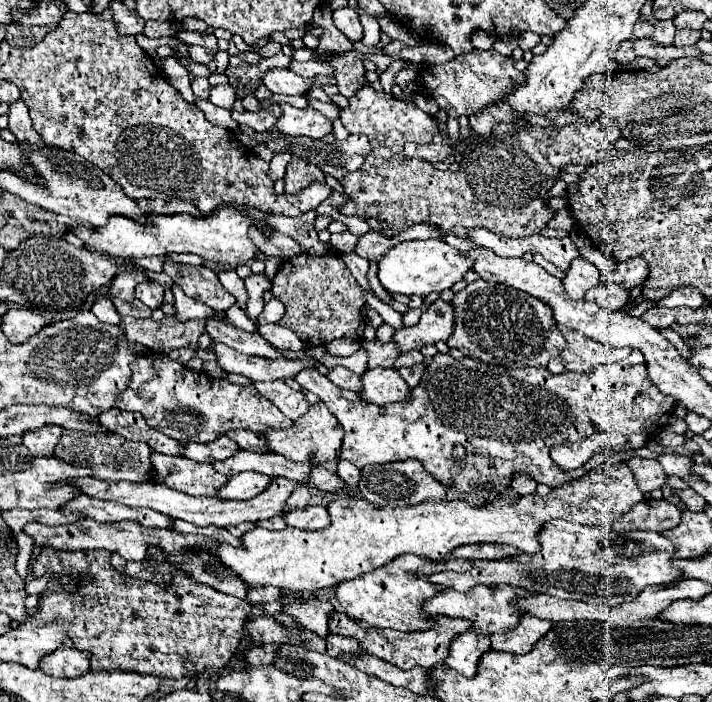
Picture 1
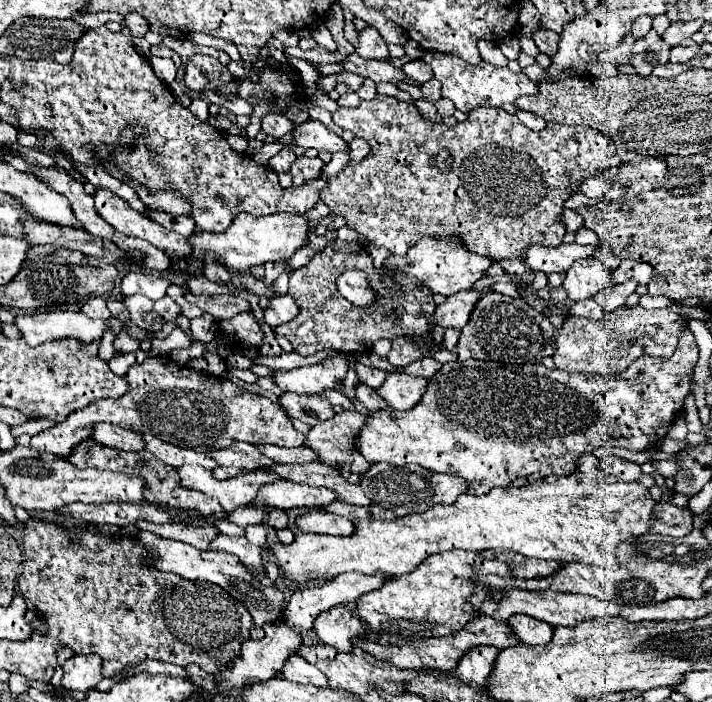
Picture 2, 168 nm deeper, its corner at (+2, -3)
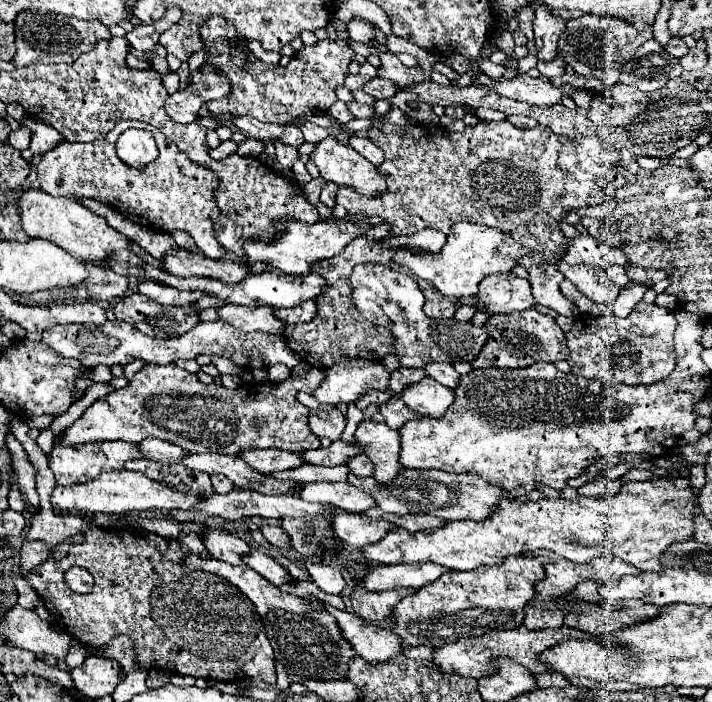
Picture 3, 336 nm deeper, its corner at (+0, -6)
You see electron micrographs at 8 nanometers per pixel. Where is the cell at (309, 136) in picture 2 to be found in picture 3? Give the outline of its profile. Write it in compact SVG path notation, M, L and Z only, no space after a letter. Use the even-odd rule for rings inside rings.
M325 138L323 142L319 142L315 152L311 154L311 160L319 168L323 180L337 186L347 186L361 196L375 198L387 190L385 178L373 164L333 138Z

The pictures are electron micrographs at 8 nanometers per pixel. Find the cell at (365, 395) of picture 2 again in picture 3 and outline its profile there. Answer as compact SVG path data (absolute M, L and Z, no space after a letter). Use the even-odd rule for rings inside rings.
M391 398L387 404L379 406L379 412L385 416L385 424L391 428L401 428L409 420L421 420L421 414L403 406L403 402Z

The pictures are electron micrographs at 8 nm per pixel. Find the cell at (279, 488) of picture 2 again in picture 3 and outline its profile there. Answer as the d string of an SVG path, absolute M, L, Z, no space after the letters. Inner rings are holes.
M319 482L319 484L307 484L305 490L301 490L299 498L307 502L317 504L333 504L337 508L343 508L351 514L363 514L369 508L375 508L375 500L359 490L357 486L351 486L347 482Z

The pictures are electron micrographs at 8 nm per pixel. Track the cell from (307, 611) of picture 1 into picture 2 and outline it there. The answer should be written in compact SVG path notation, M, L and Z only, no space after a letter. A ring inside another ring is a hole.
M337 605L329 611L323 611L315 619L313 631L317 633L321 643L331 645L337 651L345 653L345 651L351 651L353 637L365 637L367 627L363 625L361 619L355 617L353 611L349 611L343 605Z

